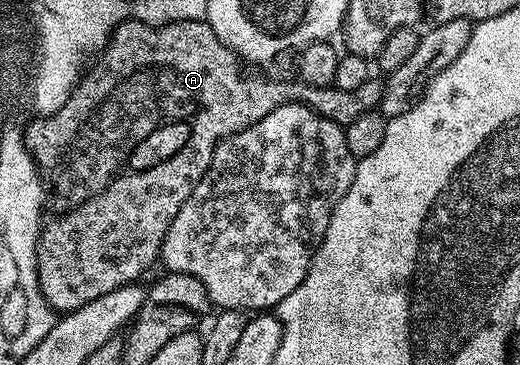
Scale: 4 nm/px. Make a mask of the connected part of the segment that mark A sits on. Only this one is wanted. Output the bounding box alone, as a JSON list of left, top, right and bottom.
[24,18,382,313]

